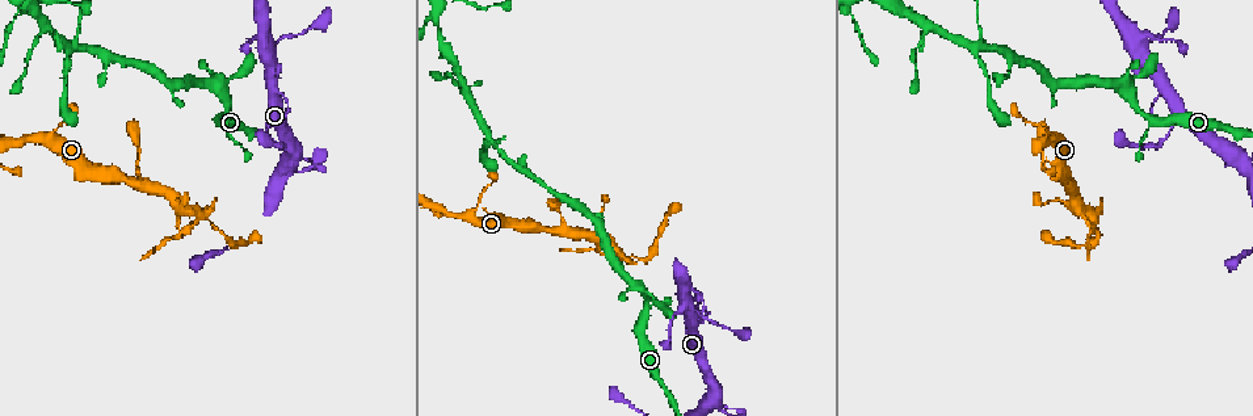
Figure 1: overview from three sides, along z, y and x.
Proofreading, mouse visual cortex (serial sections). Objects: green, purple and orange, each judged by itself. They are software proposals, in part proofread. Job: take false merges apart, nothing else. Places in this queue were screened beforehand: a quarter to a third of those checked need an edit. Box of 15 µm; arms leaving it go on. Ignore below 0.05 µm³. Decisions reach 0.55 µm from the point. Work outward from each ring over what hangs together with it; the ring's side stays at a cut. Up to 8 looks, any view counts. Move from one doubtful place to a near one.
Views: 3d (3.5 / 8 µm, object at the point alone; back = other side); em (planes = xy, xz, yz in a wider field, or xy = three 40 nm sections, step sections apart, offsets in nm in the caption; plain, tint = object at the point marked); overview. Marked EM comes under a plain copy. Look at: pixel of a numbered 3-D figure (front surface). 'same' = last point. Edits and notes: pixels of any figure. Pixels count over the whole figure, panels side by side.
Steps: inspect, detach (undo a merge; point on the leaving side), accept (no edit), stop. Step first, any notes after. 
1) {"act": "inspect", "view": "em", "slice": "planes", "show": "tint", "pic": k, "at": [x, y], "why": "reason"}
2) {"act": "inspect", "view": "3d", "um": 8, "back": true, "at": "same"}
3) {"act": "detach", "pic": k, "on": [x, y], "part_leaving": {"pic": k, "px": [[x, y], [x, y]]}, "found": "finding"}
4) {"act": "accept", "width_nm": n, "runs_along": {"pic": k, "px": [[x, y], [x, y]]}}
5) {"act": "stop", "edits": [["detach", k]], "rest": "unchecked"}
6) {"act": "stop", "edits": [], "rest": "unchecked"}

{"act": "inspect", "view": "3d", "um": 3.5, "pic": 1, "at": [1049, 129], "why": "calibre changes"}

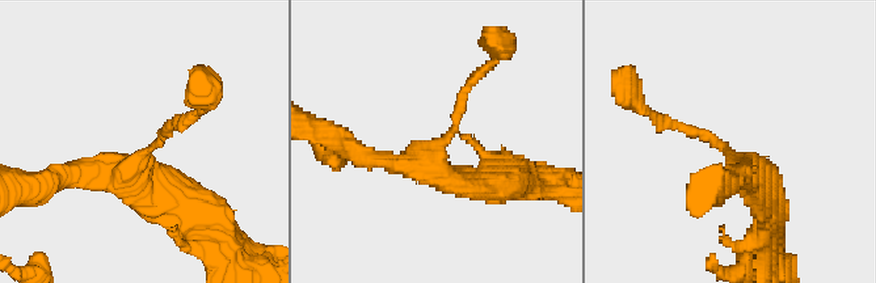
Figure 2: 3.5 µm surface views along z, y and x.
{"act": "inspect", "view": "em", "slice": "xy", "step": 3, "show": "tint", "pic": 2, "at": [438, 145], "arms": 3, "arm_widths_nm": [150, 250, 400]}

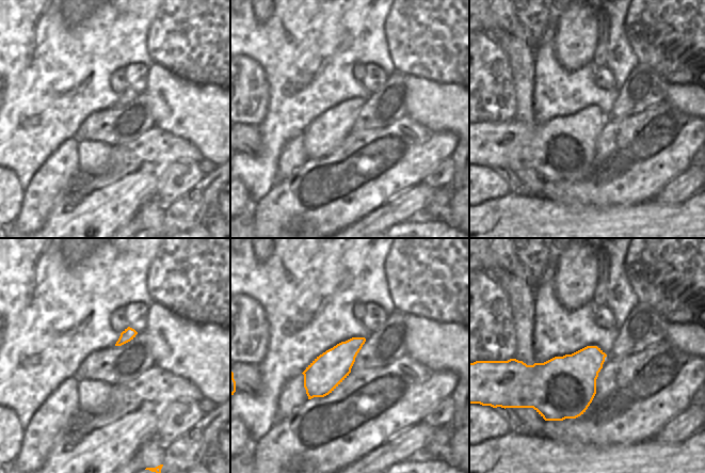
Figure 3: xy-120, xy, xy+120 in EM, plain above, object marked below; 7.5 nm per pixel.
{"act": "accept", "width_nm": 280, "runs_along": {"pic": 2, "px": [[771, 207], [720, 142], [666, 122]]}, "found": "all the same cell"}

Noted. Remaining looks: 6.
{"act": "inspect", "view": "3d", "um": 8, "back": true, "pic": 1, "at": [527, 176]}

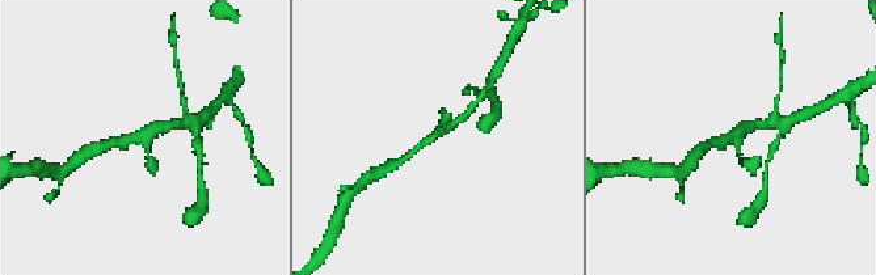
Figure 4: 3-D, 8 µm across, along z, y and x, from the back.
{"act": "inspect", "view": "em", "slice": "xy", "step": 1, "show": "tint", "pic": 4, "at": [433, 133], "arms": 3, "arm_widths_nm": [150, 200, 250]}

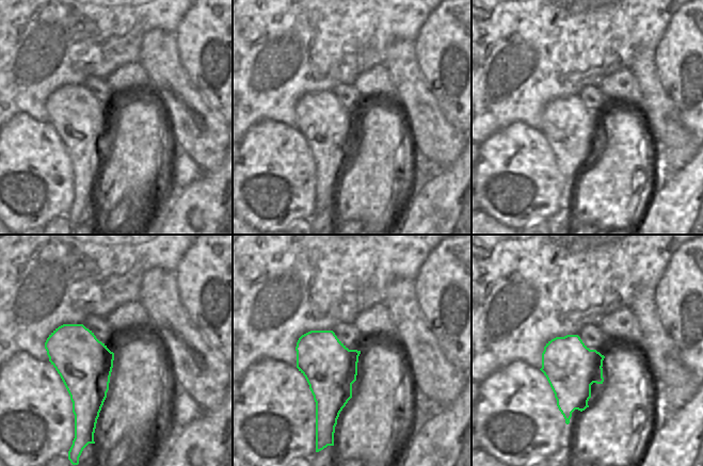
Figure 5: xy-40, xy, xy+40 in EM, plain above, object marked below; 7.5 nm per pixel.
{"act": "accept", "runs_along": {"pic": 4, "px": [[404, 159], [466, 113]]}, "found": "continuous, no second cell"}

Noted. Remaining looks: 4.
{"act": "inspect", "view": "3d", "um": 3.5, "pic": 1, "at": [980, 48], "why": "four-way junction"}

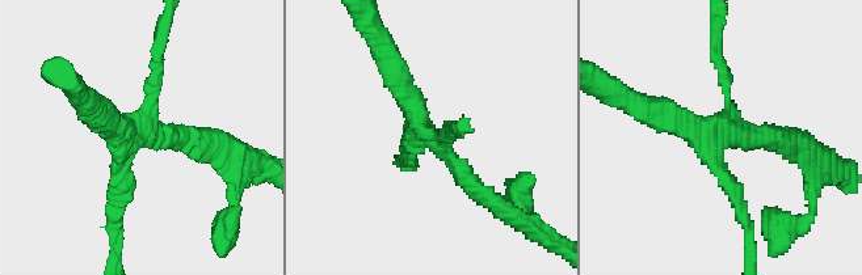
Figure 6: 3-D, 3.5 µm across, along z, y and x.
{"act": "inspect", "view": "em", "slice": "planes", "show": "tint", "pic": 6, "at": [138, 133], "arms": 4, "arm_widths_nm": [150, 200, 250, 300]}

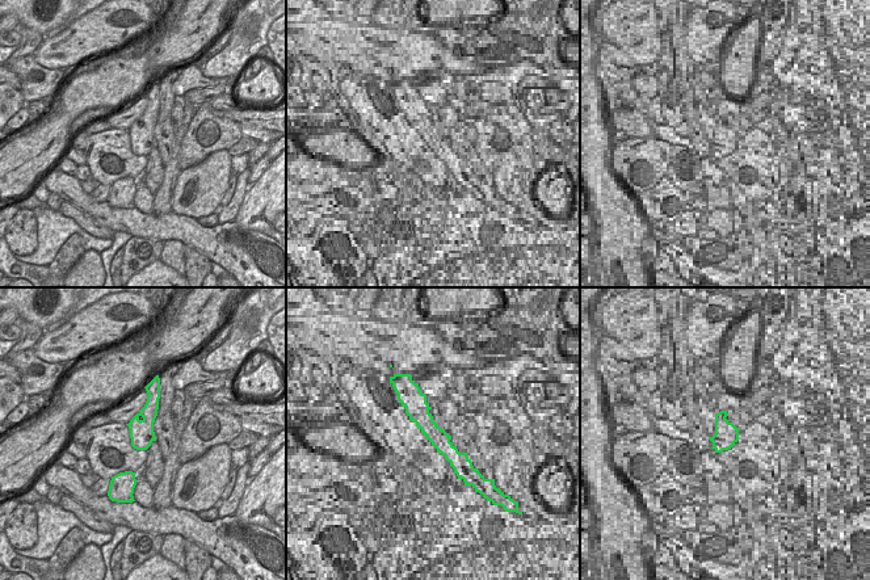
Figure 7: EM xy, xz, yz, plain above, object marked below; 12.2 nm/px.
{"act": "detach", "pic": 6, "on": [158, 63], "width_nm": 300, "part_leaving": {"pic": 6, "px": [[150, 104], [162, 26]]}, "found": "a second cell is stuck on"}

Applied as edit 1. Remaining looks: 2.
{"act": "inspect", "view": "3d", "um": 3.5, "pic": 1, "at": [563, 230], "why": "thick turns thin"}

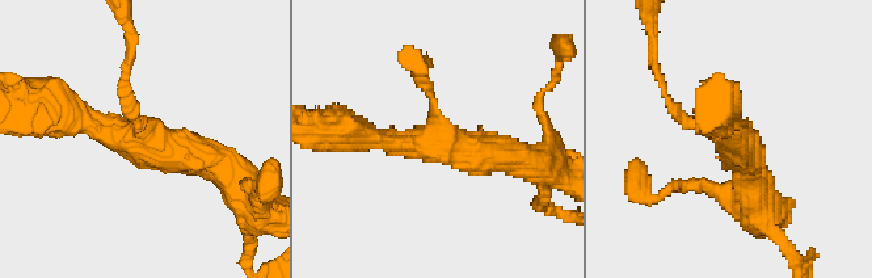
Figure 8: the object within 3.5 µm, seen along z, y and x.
{"act": "inspect", "view": "em", "slice": "xy", "step": 1, "show": "tint", "pic": 8, "at": [139, 136], "arms": 3, "arm_widths_nm": [150, 300, 450]}

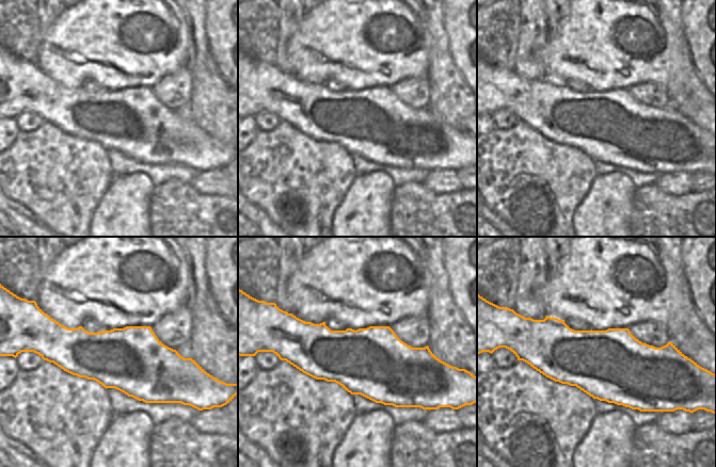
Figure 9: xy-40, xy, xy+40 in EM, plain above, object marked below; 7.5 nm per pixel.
{"act": "accept", "found": "one cell here"}

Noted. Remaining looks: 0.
{"act": "stop", "edits": [["detach", 6]], "rest": "unchecked"}

